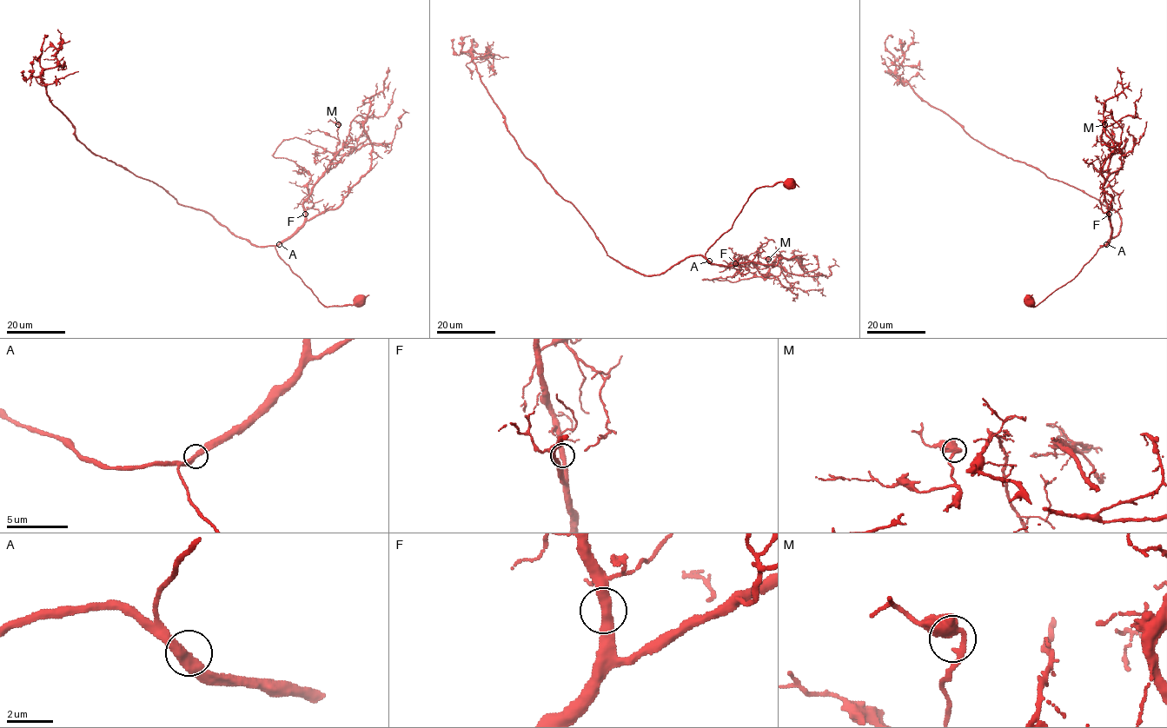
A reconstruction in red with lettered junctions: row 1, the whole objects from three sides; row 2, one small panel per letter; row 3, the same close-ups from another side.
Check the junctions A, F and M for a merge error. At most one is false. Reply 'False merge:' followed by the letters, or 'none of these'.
False merge: none of these

